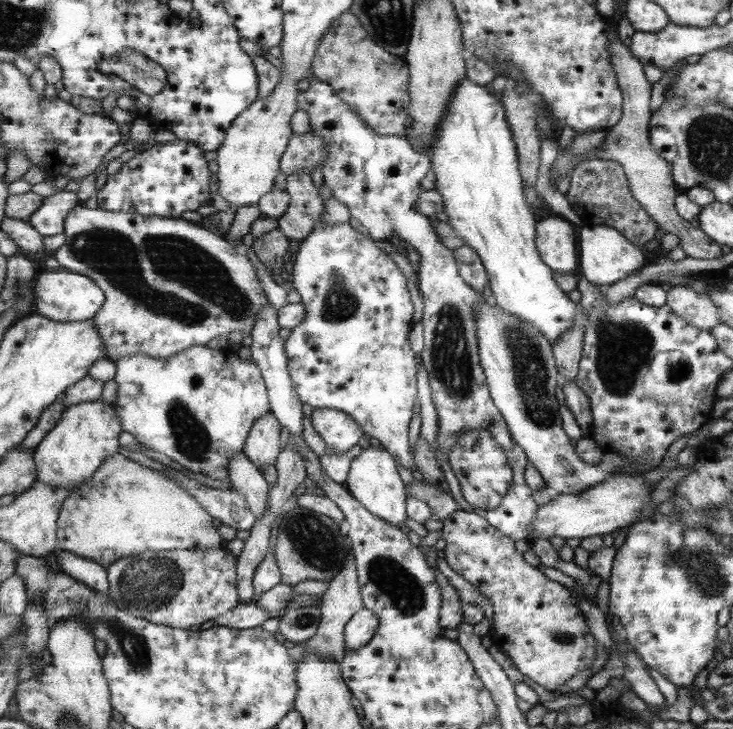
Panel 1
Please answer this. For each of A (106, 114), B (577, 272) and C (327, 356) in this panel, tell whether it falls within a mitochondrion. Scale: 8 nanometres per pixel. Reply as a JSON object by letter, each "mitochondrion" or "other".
{"A":"other","B":"other","C":"other"}

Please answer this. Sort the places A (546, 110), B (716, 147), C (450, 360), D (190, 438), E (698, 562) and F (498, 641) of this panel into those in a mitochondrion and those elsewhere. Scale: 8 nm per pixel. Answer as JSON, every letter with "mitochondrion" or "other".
{"A":"other","B":"mitochondrion","C":"mitochondrion","D":"mitochondrion","E":"mitochondrion","F":"other"}

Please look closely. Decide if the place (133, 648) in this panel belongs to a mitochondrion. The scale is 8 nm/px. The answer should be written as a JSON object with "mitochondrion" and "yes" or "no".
{"mitochondrion":"yes"}

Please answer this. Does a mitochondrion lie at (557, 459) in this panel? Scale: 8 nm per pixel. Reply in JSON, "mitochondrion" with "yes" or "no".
{"mitochondrion":"no"}

